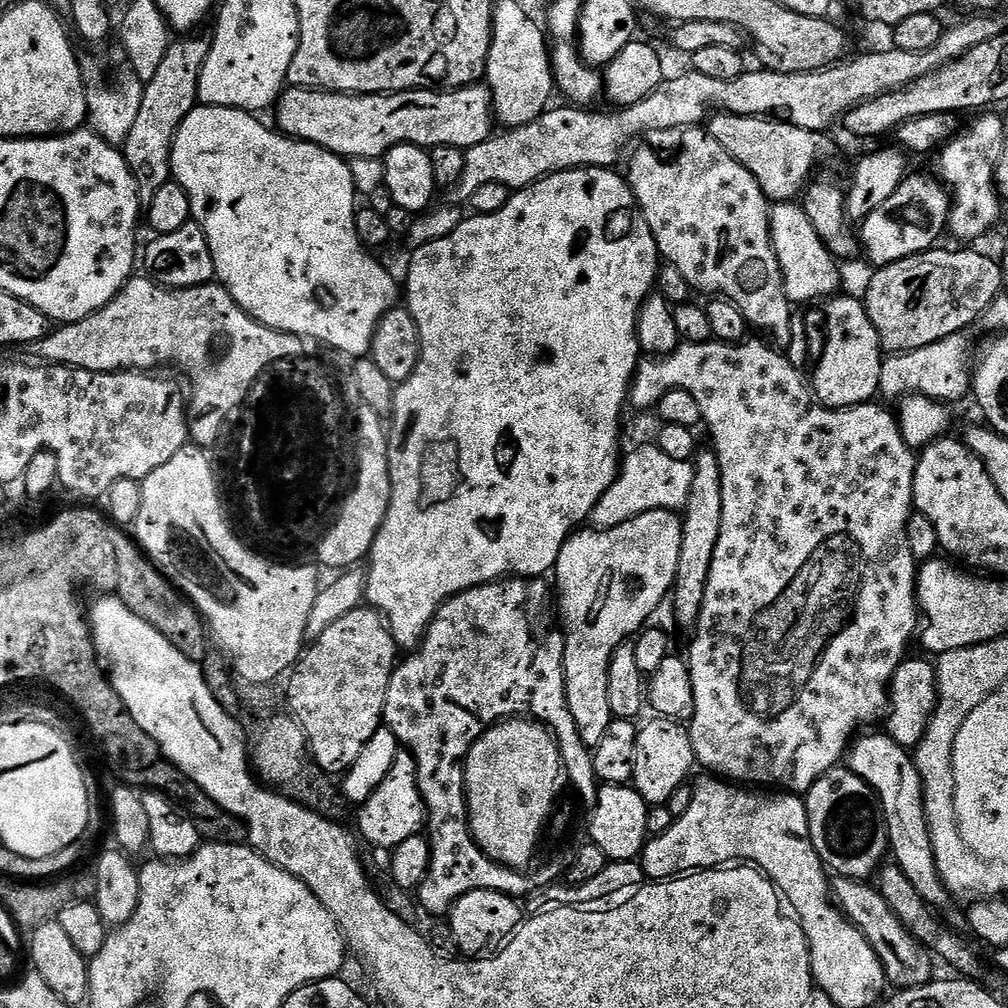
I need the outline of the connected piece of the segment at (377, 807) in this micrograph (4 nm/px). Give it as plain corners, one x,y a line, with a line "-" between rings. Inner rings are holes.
406,750
397,751
396,761
386,774
386,782
370,794
370,798
365,804
359,805
360,812
360,832
359,835
369,840
372,844
377,844
380,848
391,850
397,844
406,842
406,838
423,833
426,828
428,818
428,807
424,804
424,798
420,793
418,784
418,766
416,759

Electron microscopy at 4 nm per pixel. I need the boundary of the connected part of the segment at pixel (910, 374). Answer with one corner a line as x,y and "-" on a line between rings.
955,332
942,342
922,346
922,350
898,352
884,356
880,375
879,395
900,402
907,396
925,396
941,402
960,400
969,395
972,387
970,375
970,348
964,332

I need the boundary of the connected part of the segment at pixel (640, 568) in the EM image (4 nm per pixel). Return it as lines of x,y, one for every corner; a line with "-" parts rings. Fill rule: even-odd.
650,510
613,528
584,531
573,532
562,546
554,577
564,595
561,600
559,597
558,604
564,607
564,677
568,705
584,744
595,746
602,742
602,734
606,734
614,719
608,689
610,662
618,646
629,643
651,621
648,619
659,610
664,595
673,591
684,542
684,521
672,510

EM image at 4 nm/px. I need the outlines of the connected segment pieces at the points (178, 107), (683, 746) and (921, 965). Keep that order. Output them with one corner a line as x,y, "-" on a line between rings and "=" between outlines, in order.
176,39
169,43
166,58
162,58
154,78
145,83
138,118
134,118
134,127
122,145
124,161
136,176
136,185
140,188
140,202
144,206
154,202
154,194
158,194
158,190
162,190
162,186
166,186
173,179
172,143
182,122
198,106
202,68
206,66
206,58
212,49
207,39
=
652,718
645,728
636,734
636,765
632,780
636,793
648,805
667,804
670,794
678,786
689,783
692,768
697,767
696,754
692,745
692,733
681,721
=
836,878
831,881
830,892
834,897
841,913
847,917
850,923
861,929
865,937
880,955
887,975
897,980
900,986
915,986
927,984
933,979
932,960
934,956
929,953
918,941
903,921
892,912
891,906
886,902
876,886
862,880
849,880

